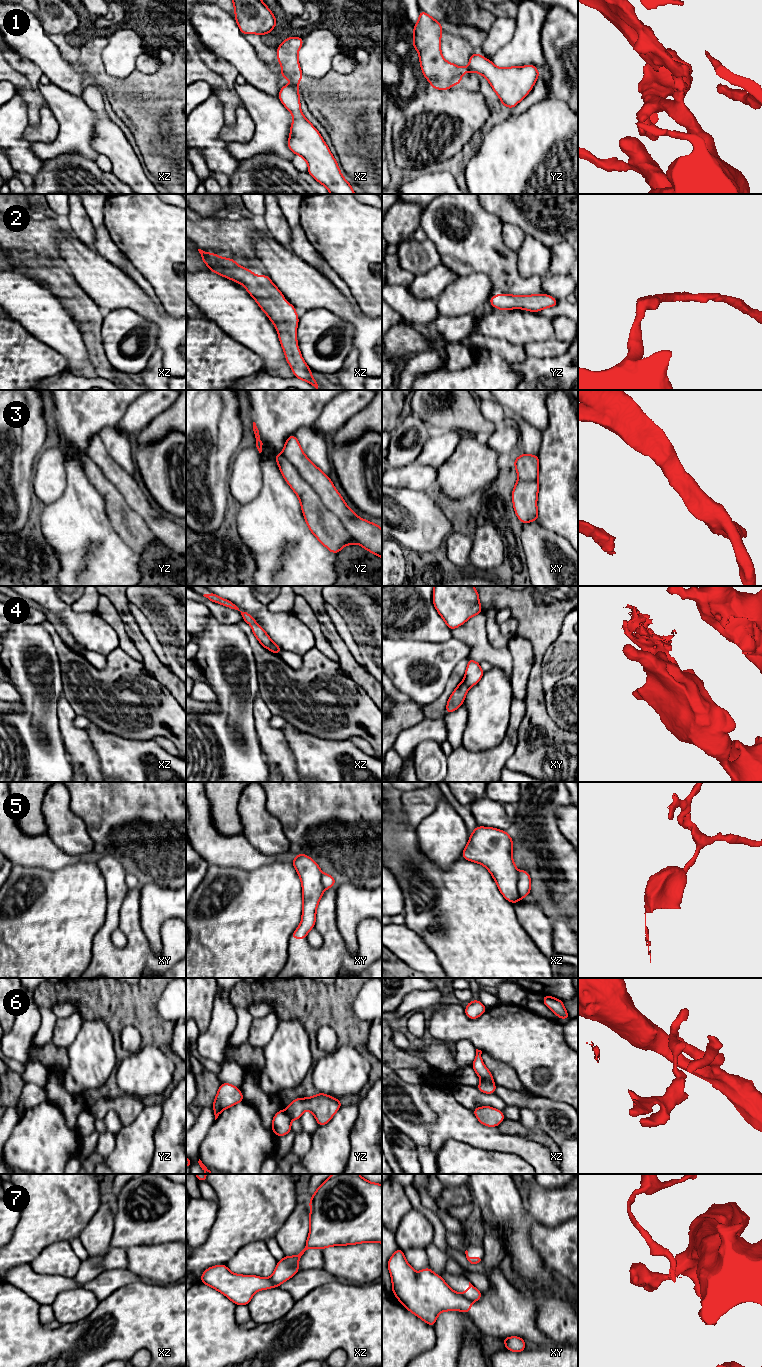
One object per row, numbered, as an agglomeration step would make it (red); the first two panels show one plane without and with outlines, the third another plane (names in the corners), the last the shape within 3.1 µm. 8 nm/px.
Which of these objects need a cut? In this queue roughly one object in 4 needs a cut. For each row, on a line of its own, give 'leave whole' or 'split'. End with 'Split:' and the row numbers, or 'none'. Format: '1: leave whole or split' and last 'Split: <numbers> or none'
1: split
2: leave whole
3: leave whole
4: split
5: split
6: split
7: split
Split: 1, 4, 5, 6, 7

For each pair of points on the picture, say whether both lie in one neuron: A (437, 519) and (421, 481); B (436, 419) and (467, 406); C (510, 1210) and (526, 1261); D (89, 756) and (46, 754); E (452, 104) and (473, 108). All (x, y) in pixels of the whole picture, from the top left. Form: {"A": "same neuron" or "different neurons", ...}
{"A": "different neurons", "B": "same neuron", "C": "same neuron", "D": "different neurons", "E": "same neuron"}

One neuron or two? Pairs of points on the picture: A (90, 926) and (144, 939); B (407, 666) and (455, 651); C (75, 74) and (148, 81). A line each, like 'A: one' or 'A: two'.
A: two
B: one
C: two

